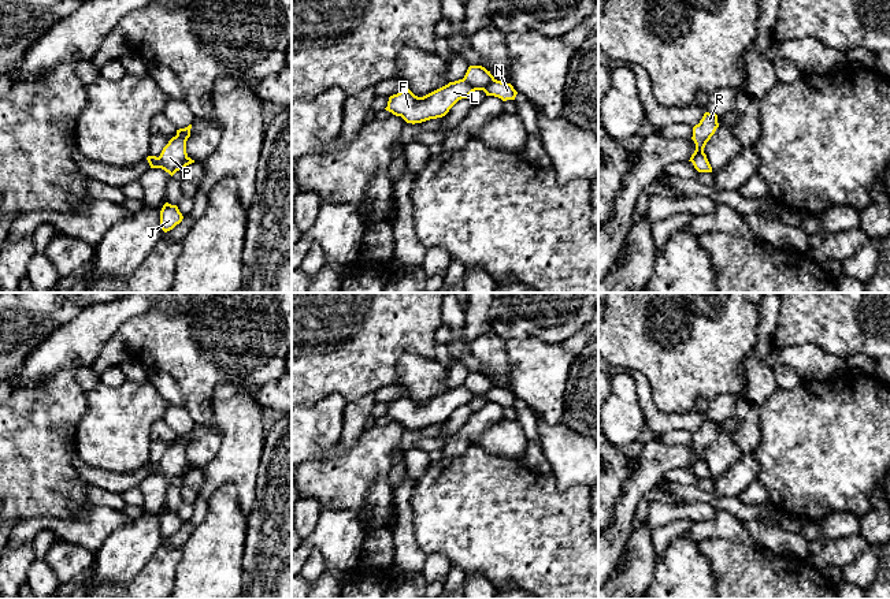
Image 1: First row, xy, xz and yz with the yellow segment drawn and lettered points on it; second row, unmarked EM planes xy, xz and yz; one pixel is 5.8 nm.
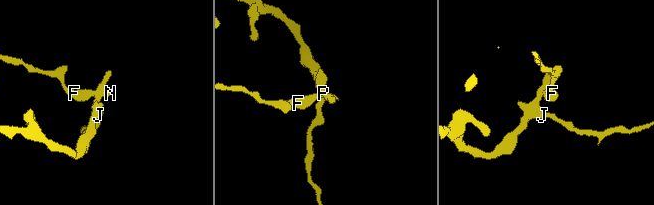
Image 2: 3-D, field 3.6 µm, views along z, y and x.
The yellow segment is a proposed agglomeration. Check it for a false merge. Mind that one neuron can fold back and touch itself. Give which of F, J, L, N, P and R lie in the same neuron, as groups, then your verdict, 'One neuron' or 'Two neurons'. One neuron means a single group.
Groups: F L N / J P R. Two neurons

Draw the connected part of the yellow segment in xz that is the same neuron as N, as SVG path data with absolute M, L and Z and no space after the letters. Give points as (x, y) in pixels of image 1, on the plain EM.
M492 387L487 392L481 395L486 399L486 402L494 402L501 405L503 408L515 406L518 398L513 395L511 390L504 390L501 387Z

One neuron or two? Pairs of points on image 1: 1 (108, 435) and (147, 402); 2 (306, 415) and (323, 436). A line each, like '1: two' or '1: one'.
1: one
2: one

